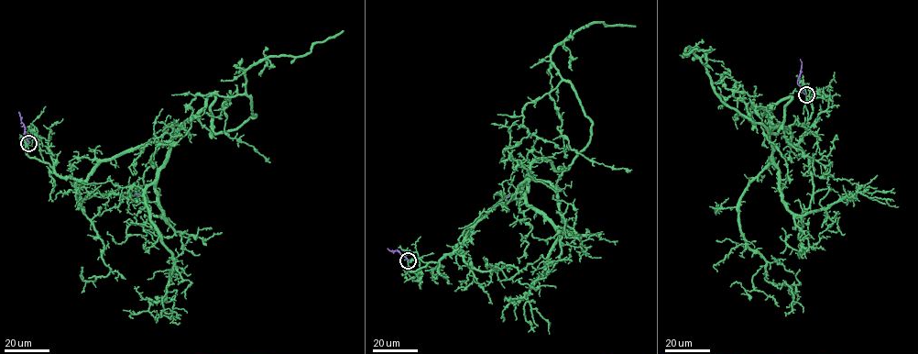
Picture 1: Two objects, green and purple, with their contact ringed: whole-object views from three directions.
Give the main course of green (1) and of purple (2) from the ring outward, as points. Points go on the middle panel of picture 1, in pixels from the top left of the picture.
1: (408, 260), (451, 254), (533, 162), (563, 171), (583, 150), (592, 123), (561, 81), (570, 149), (631, 170)
2: (407, 260), (508, 196)

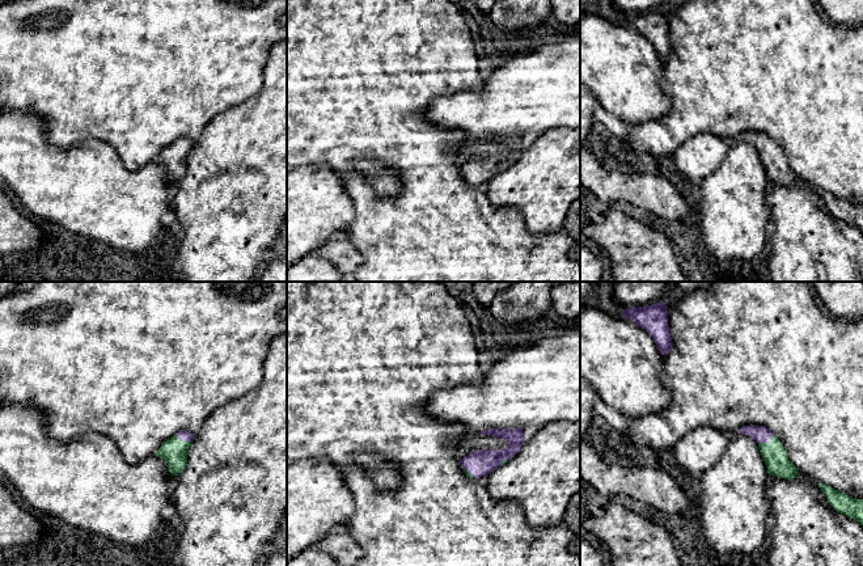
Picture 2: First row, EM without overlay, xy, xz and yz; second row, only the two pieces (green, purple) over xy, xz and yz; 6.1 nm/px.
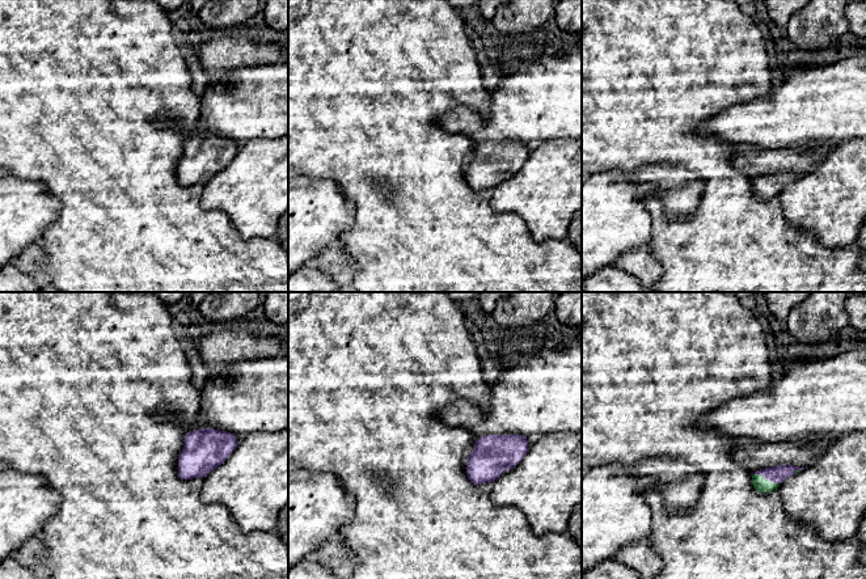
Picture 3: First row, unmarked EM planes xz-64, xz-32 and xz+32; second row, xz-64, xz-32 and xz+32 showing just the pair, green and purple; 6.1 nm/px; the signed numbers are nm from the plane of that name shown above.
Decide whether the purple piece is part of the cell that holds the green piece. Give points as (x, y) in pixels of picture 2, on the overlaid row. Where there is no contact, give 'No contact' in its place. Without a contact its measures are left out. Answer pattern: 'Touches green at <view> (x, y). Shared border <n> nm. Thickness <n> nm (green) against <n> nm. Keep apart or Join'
Touches green at xy (182, 440). Shared border 110 nm. Thickness 160 nm (green) against 60 nm. Keep apart

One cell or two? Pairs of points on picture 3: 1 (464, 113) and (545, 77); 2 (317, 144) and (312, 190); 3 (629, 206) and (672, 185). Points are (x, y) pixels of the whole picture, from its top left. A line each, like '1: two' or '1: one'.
1: one
2: two
3: one

